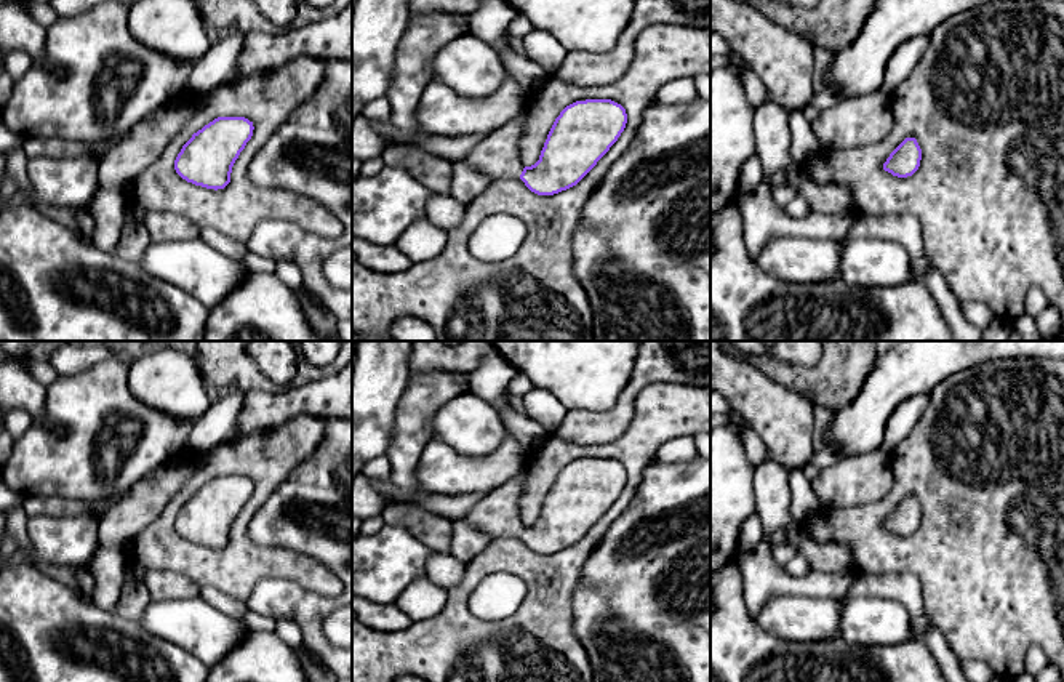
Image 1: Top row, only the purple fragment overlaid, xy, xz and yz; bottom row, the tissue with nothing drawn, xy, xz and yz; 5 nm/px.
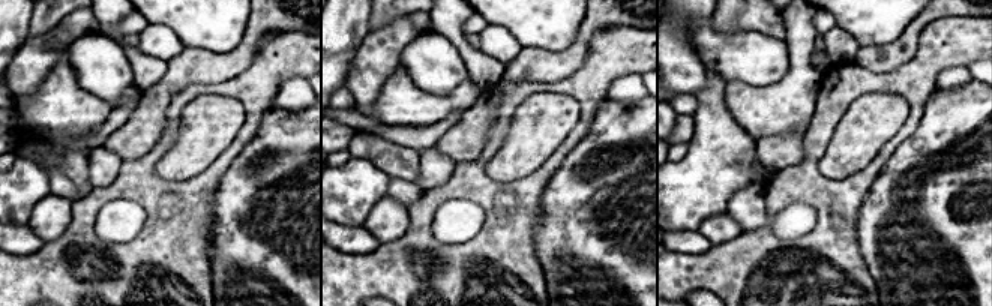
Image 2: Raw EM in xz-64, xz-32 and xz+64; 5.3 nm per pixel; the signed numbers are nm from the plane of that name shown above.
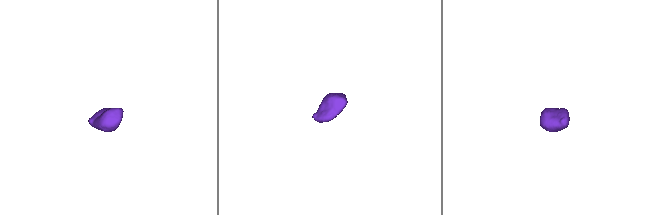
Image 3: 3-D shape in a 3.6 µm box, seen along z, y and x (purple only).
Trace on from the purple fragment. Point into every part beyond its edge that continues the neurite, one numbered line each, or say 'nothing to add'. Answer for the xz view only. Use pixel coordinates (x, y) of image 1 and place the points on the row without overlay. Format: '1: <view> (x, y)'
1: xz (498, 514)

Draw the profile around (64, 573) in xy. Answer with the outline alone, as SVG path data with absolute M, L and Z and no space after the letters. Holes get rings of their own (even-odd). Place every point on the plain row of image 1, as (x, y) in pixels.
M35 562L34 567L37 567L42 573L51 576L53 580L62 583L64 586L70 588L77 594L83 596L78 581L75 578L75 567L72 565L53 565L48 562Z

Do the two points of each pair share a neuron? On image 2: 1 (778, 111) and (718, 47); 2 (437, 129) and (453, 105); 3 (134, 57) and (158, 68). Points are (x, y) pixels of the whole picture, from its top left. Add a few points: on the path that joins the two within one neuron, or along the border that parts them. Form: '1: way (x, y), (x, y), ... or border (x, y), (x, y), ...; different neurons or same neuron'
1: border (788, 72), (761, 87), (727, 84); different neurons
2: border (461, 111), (452, 113), (431, 125), (410, 128); different neurons
3: way (140, 62), (146, 68), (152, 68); same neuron

